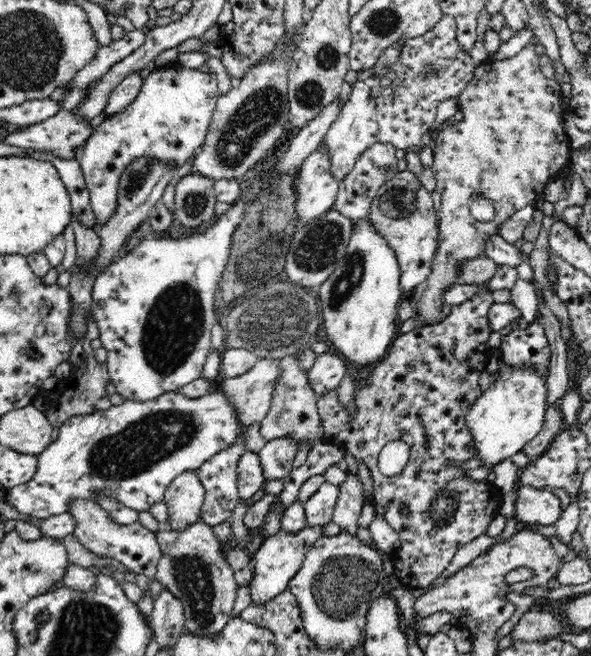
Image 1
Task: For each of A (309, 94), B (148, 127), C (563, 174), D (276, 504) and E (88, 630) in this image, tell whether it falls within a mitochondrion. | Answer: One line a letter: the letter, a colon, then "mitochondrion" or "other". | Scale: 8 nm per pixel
A: mitochondrion
B: other
C: other
D: other
E: mitochondrion

